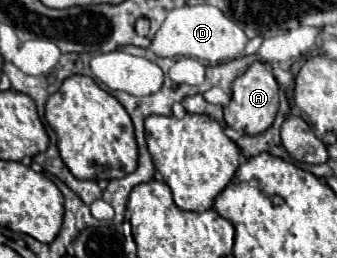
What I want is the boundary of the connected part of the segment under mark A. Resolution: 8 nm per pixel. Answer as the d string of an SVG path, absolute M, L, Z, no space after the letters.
M255 62L249 66L245 74L241 74L233 82L233 96L225 108L225 122L233 130L241 130L249 136L255 136L265 132L273 124L277 110L279 110L279 84L267 64Z

